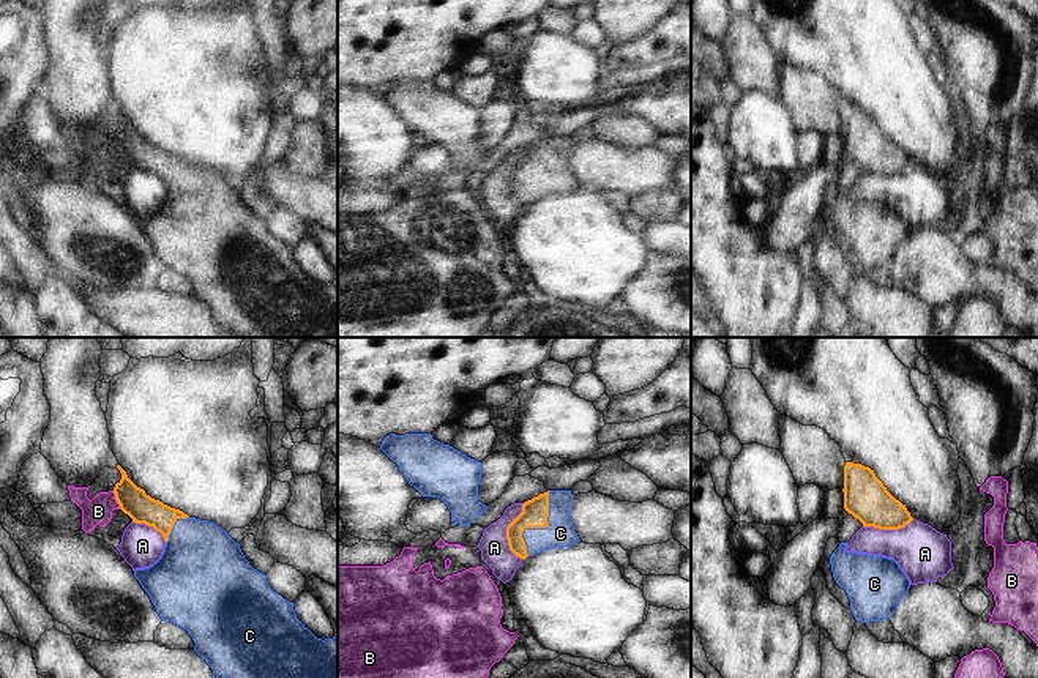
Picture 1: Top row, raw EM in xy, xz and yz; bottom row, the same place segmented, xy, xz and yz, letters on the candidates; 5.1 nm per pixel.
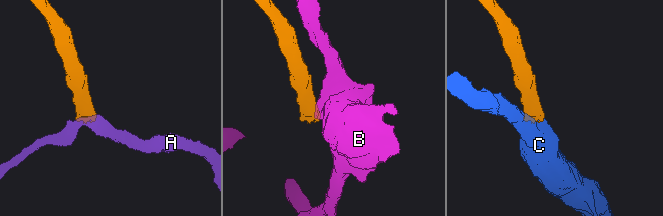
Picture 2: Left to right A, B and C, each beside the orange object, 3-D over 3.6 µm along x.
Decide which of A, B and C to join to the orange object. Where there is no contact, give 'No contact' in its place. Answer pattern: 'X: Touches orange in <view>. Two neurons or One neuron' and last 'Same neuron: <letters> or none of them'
A: Touches orange in xz. Two neurons
B: Touches orange in xy. Two neurons
C: Touches orange in xz. One neuron
Same neuron: C

